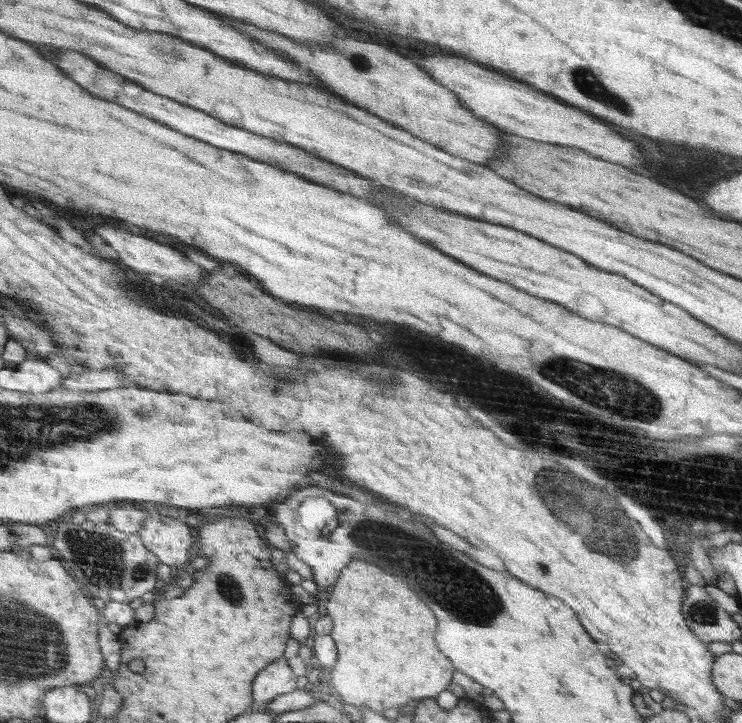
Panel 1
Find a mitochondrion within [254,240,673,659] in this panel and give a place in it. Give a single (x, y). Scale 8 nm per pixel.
(583, 509)

